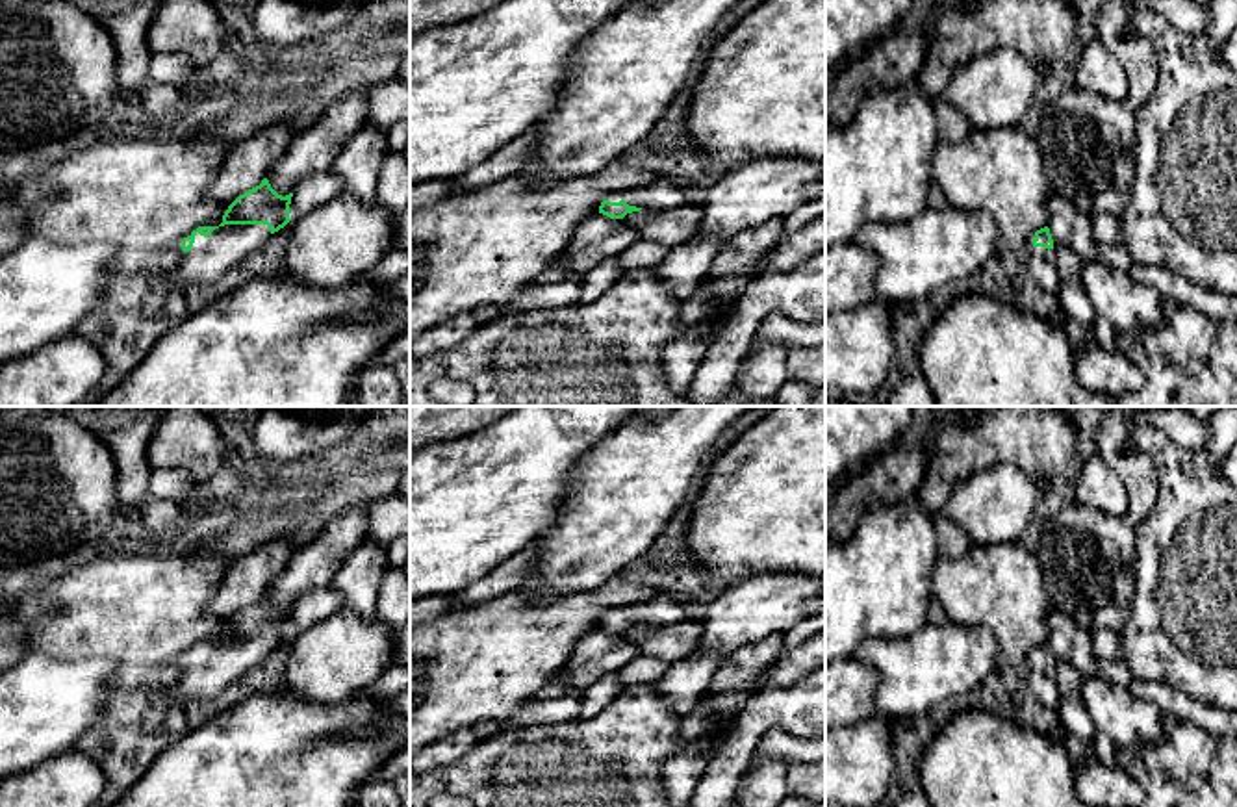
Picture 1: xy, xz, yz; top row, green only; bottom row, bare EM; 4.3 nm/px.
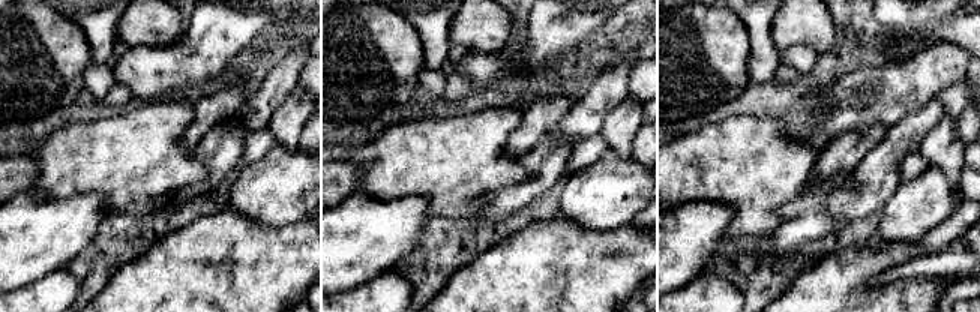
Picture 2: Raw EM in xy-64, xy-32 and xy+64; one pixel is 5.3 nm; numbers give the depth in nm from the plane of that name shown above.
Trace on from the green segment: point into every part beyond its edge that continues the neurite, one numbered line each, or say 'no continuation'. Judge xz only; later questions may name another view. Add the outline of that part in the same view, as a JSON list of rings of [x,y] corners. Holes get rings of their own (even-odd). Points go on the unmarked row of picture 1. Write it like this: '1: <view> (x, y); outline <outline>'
1: xz (661, 611); outline [[[658,594],[647,603],[636,603],[625,608],[610,608],[605,616],[619,618],[625,616],[629,621],[642,623],[645,627],[662,627],[686,620],[686,607],[664,594]]]

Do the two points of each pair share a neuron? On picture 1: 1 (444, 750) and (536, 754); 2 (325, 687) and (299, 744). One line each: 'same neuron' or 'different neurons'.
1: different neurons
2: different neurons

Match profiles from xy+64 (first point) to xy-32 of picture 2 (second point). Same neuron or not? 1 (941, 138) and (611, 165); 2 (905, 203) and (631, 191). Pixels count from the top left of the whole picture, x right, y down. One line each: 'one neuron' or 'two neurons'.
1: two neurons
2: one neuron

